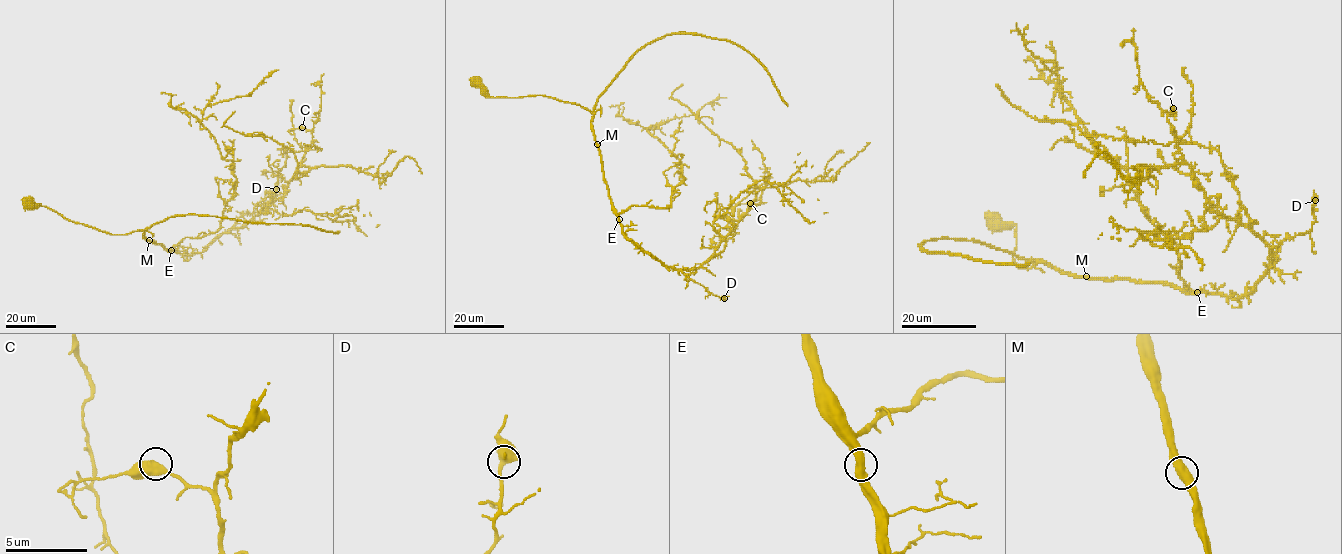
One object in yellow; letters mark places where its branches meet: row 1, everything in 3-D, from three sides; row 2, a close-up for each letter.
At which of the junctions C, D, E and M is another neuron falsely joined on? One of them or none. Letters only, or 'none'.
none

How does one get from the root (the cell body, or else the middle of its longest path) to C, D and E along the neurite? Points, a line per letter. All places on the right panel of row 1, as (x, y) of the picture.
C: (991, 221), (1016, 227), (1020, 268), (1247, 295), (1271, 250), (1211, 208), (1179, 152), (1173, 108)
D: (991, 221), (1016, 227), (1020, 268), (1041, 261), (1081, 276), (1240, 298), (1286, 238), (1310, 230), (1315, 200)
E: (991, 221), (1011, 222), (1016, 227), (1013, 259), (1020, 268), (1041, 261), (1081, 276), (1163, 283), (1197, 292)

